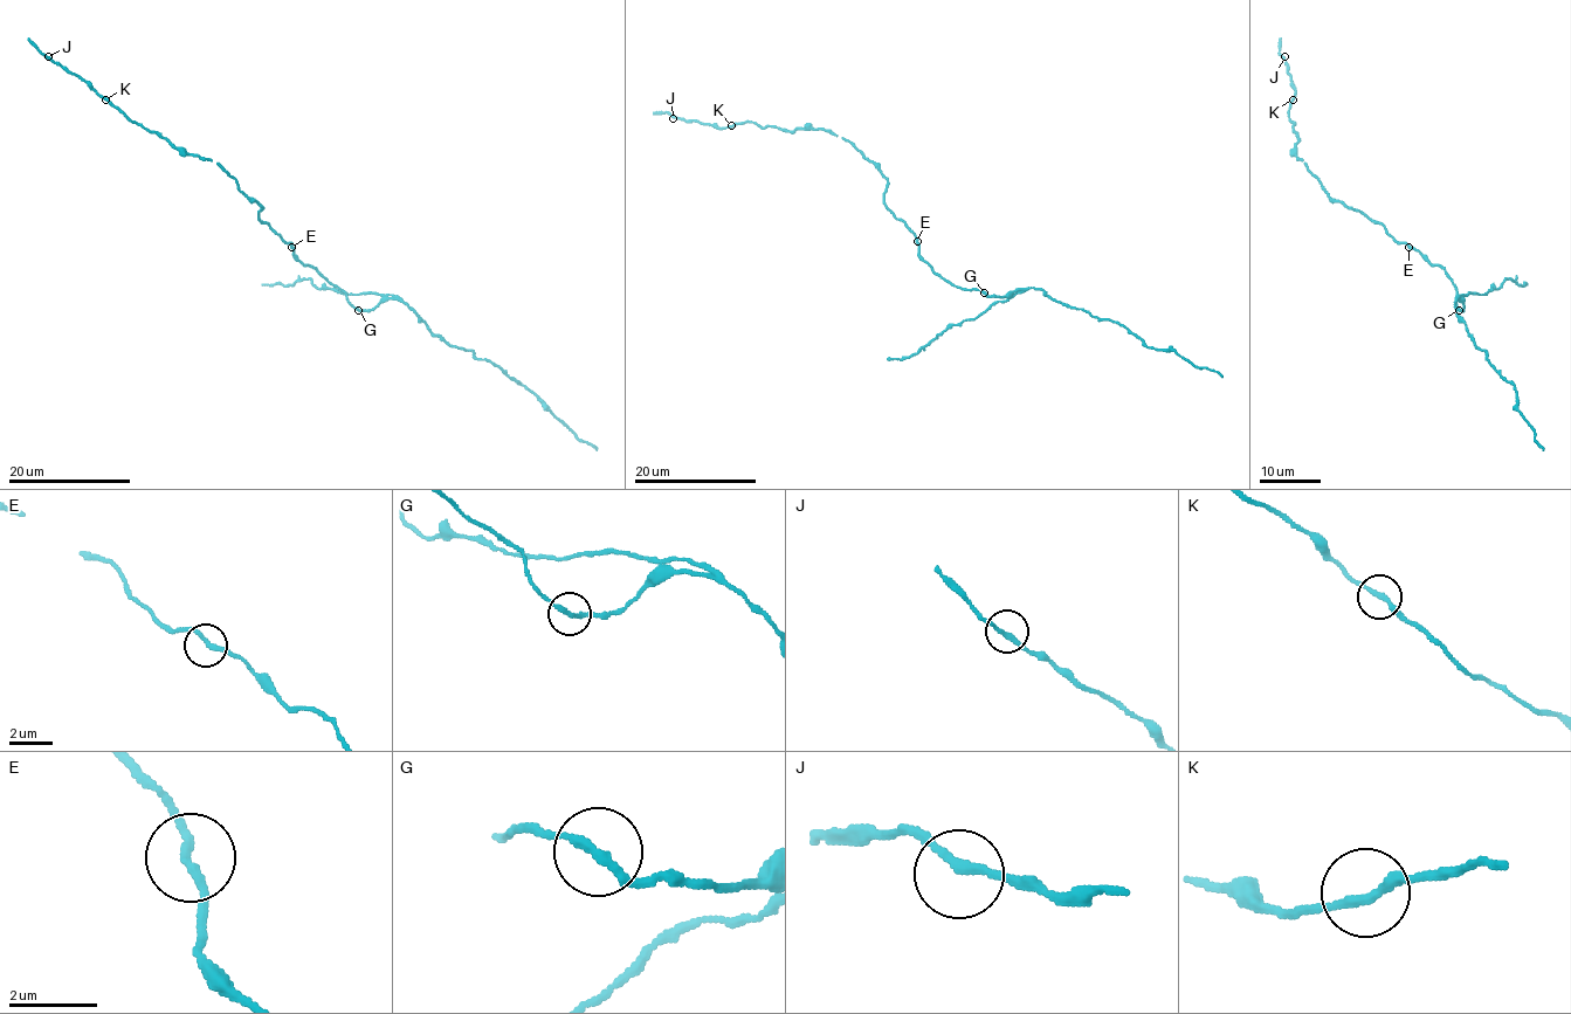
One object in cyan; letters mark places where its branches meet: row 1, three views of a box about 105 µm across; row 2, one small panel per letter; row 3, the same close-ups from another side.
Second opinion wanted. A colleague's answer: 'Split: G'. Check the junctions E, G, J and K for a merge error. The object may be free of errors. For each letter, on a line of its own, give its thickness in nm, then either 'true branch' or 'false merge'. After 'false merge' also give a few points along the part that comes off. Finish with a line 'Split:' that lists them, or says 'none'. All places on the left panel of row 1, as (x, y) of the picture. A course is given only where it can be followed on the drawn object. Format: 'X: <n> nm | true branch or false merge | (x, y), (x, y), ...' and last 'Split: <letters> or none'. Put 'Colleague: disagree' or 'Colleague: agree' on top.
Colleague: agree
E: 190 nm | true branch
G: 200 nm | false merge | (359, 310), (401, 298), (431, 331), (500, 366), (578, 439), (597, 449)
J: 200 nm | true branch
K: 200 nm | true branch
Split: G

